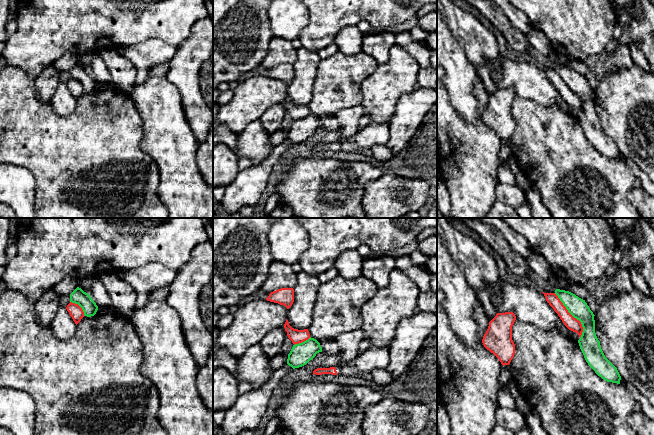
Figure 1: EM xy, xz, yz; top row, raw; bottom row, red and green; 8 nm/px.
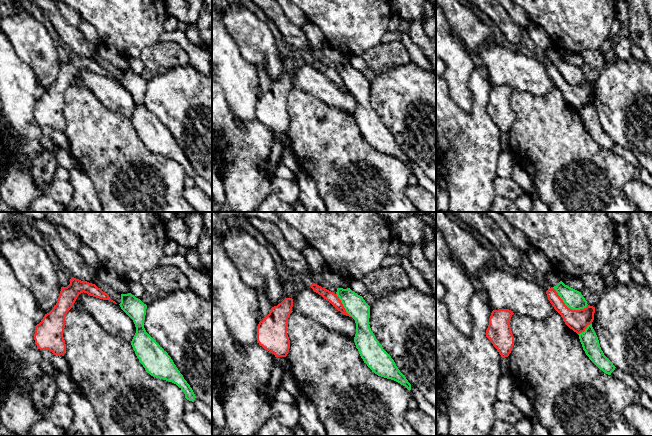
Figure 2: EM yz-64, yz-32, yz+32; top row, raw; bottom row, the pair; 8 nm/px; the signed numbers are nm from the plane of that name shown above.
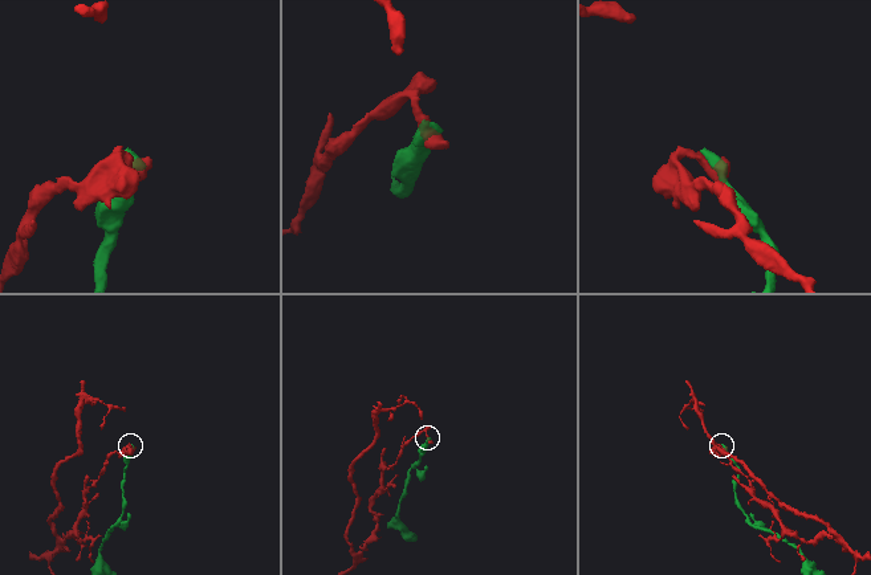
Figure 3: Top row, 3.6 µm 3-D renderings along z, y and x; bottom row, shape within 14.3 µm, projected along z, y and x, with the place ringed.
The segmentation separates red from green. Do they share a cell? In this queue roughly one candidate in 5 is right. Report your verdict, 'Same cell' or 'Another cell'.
Another cell

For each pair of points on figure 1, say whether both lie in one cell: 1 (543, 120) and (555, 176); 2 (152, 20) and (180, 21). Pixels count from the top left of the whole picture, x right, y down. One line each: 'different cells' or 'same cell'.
1: same cell
2: same cell

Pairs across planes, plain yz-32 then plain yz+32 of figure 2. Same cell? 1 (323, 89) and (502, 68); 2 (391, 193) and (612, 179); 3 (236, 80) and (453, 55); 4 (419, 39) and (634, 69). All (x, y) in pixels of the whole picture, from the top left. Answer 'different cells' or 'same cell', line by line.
1: same cell
2: same cell
3: same cell
4: different cells

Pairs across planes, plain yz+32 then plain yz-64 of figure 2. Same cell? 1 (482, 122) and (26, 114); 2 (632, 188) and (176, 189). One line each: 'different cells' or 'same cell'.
1: different cells
2: different cells

